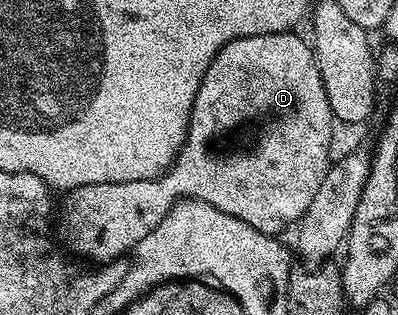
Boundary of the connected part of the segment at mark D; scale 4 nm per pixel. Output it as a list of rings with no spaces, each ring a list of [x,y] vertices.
[[[289,32],[242,36],[230,40],[230,44],[218,51],[210,68],[206,68],[202,84],[192,101],[184,146],[172,167],[159,178],[71,187],[65,193],[68,195],[64,198],[64,207],[58,210],[58,230],[64,233],[65,243],[72,242],[71,253],[92,264],[123,259],[123,254],[131,255],[136,245],[162,224],[172,207],[186,198],[208,202],[250,224],[250,228],[258,228],[263,234],[280,236],[287,226],[295,227],[306,208],[310,208],[310,200],[314,200],[318,187],[322,185],[322,176],[328,171],[333,157],[334,127],[330,100],[326,96],[313,47],[298,35]]]

